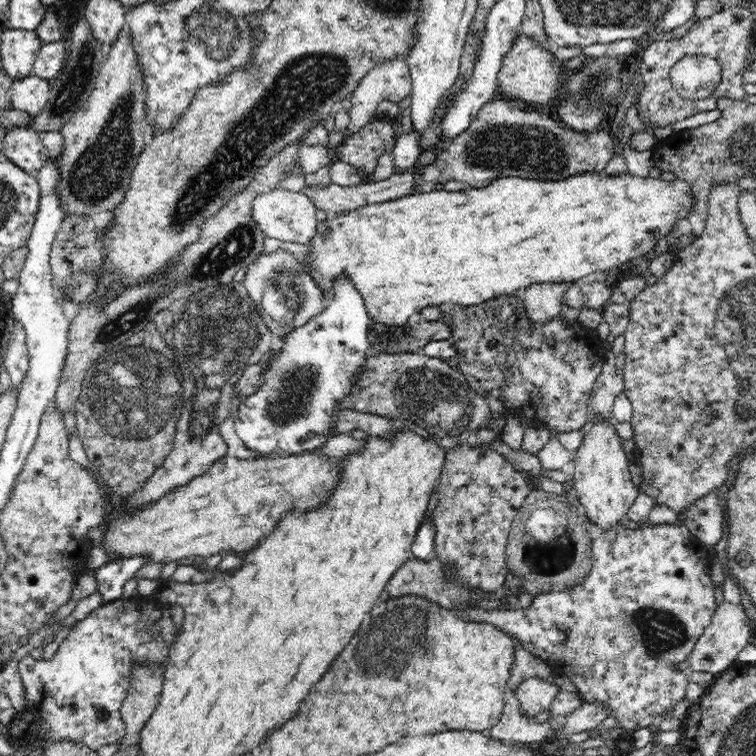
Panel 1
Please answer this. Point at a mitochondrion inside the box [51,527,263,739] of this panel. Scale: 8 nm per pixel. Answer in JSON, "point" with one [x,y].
{"point":[101,714]}

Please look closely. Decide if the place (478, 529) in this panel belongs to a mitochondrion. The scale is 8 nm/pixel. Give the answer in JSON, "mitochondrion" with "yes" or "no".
{"mitochondrion":"no"}

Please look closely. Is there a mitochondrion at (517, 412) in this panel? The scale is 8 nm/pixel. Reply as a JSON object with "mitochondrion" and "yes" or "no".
{"mitochondrion":"no"}

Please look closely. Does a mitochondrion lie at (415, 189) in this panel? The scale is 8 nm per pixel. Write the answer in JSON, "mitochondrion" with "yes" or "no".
{"mitochondrion":"no"}

